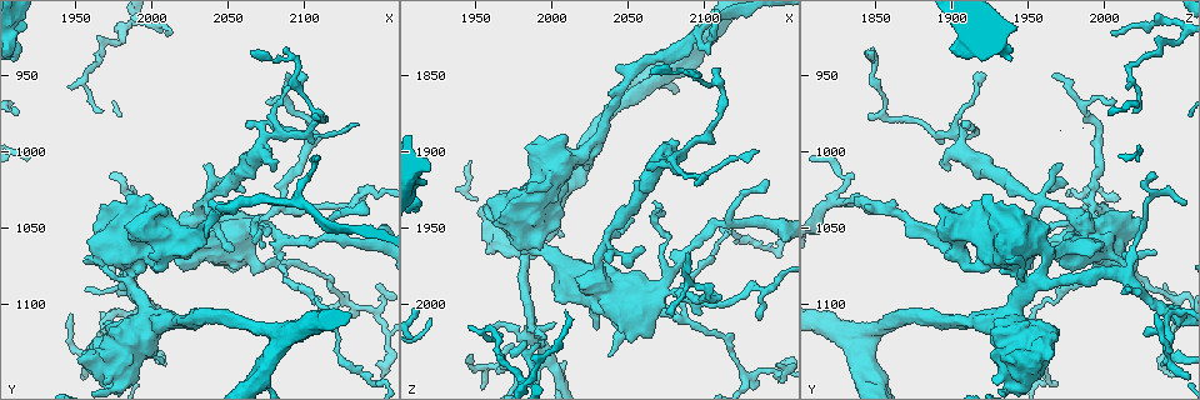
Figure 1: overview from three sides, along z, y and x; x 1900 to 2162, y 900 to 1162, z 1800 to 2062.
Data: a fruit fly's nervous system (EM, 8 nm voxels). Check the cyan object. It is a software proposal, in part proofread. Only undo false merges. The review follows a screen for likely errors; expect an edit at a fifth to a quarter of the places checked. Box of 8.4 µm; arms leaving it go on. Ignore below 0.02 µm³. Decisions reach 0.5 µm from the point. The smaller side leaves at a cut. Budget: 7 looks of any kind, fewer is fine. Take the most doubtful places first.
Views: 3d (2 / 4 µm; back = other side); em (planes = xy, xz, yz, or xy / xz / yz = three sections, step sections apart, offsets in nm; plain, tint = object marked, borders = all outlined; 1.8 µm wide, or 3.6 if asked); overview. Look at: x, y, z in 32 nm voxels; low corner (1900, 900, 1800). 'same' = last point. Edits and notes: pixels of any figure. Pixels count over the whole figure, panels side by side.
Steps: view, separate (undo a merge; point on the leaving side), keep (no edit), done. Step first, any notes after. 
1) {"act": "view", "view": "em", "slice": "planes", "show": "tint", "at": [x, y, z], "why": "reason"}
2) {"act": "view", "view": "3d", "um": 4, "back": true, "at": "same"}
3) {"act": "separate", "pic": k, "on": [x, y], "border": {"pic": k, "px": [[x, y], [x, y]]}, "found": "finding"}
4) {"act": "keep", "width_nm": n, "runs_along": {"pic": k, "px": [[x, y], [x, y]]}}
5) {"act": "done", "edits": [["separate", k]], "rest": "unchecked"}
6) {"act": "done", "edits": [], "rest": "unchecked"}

{"act": "view", "view": "3d", "um": 2, "back": true, "at": [2082, 1120, 1838], "why": "abrupt turn"}

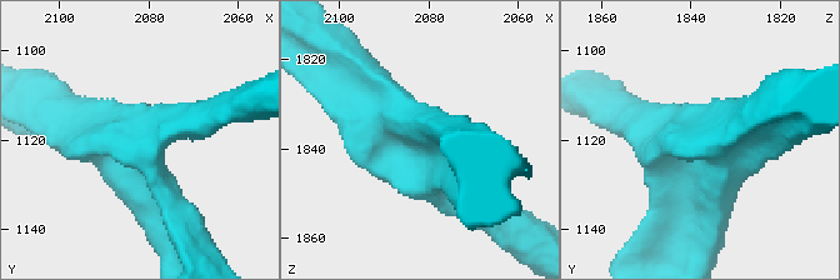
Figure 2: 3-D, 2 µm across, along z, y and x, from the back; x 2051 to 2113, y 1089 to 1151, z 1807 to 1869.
{"act": "view", "view": "em", "slice": "planes", "show": "tint", "at": [2083, 1120, 1838], "why": "now the EM"}

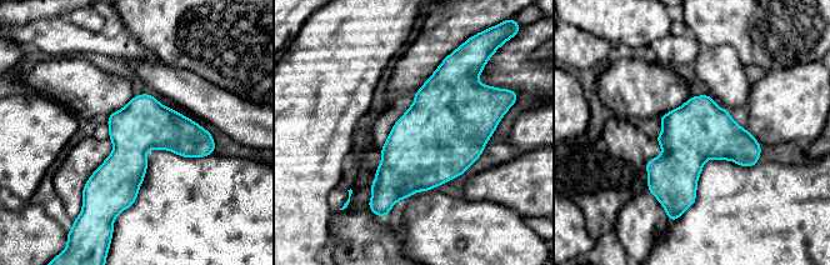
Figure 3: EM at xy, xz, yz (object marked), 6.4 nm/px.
{"act": "keep", "runs_along": {"pic": 3, "px": [[209, 141], [146, 140], [86, 193]]}, "found": "one neuron here"}

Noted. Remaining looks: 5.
{"act": "view", "view": "em", "slice": "planes", "show": "tint", "at": [2078, 986, 1908], "why": "sharp bend"}

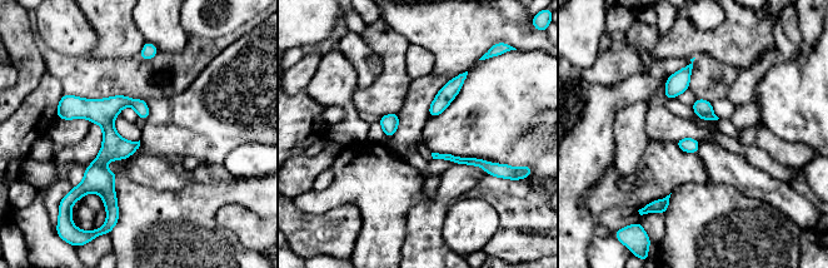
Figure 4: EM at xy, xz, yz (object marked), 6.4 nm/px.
{"act": "keep", "runs_along": {"pic": 4, "px": [[70, 99], [108, 125], [101, 183], [113, 200]]}, "found": "continuous, no second neuron"}

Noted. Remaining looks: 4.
{"act": "view", "view": "em", "slice": "yz", "step": 4, "show": "tint", "at": [2126, 1096, 2048], "why": "a fork"}

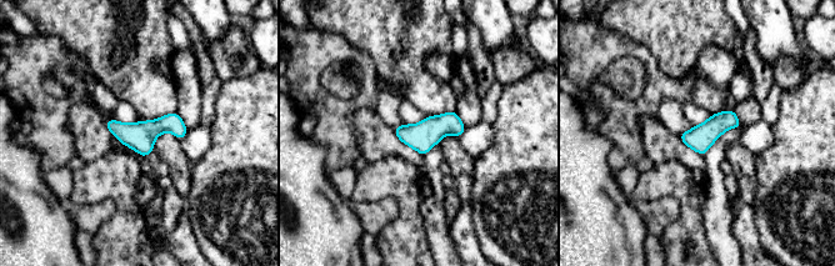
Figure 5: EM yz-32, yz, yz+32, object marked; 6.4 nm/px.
{"act": "keep", "width_nm": 170, "found": "all the same neuron"}

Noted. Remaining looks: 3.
{"act": "done", "edits": [], "rest": "unchecked"}

